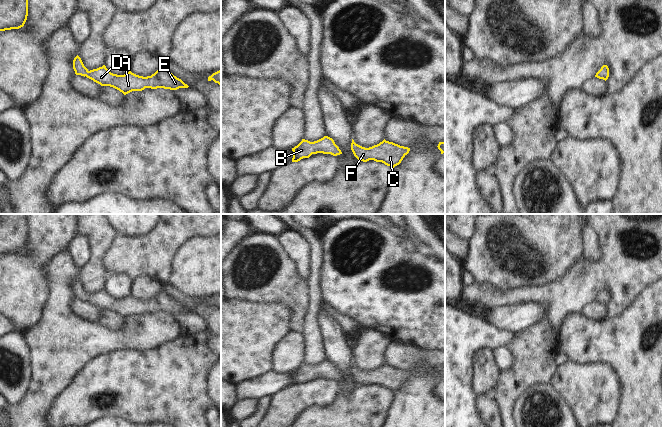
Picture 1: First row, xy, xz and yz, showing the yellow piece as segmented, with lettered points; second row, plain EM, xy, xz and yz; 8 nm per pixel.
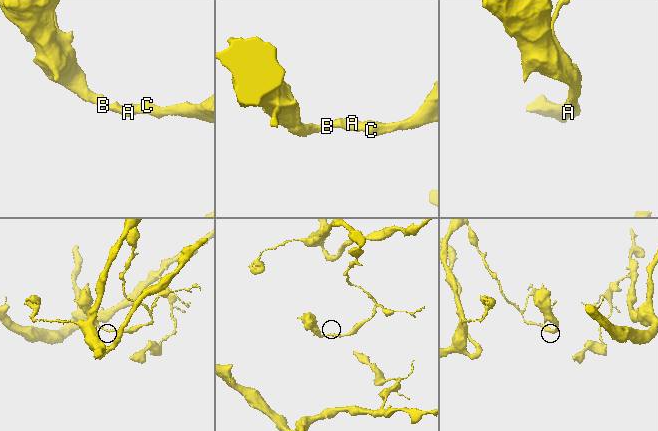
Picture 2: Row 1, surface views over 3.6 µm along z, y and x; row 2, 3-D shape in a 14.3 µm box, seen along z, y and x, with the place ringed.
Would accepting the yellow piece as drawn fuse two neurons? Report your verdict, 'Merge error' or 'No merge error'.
No merge error.

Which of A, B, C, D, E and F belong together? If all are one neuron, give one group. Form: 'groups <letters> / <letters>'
groups A B C D E F

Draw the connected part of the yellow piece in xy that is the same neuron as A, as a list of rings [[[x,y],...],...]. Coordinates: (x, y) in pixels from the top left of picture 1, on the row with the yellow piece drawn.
[[[77,55],[73,60],[73,69],[76,75],[86,76],[101,86],[113,87],[124,95],[132,91],[142,91],[145,88],[177,90],[179,88],[189,87],[168,69],[164,68],[159,68],[154,74],[147,77],[136,75],[131,71],[124,75],[113,74],[105,65],[89,71]]]

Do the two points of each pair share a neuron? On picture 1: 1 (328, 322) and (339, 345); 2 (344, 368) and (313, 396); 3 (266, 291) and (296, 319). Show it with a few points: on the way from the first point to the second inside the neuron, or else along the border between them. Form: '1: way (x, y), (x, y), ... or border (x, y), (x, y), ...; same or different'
1: way (330, 328), (334, 339); same
2: border (335, 380), (338, 385), (338, 392); different
3: way (276, 291), (280, 291), (296, 309); same

